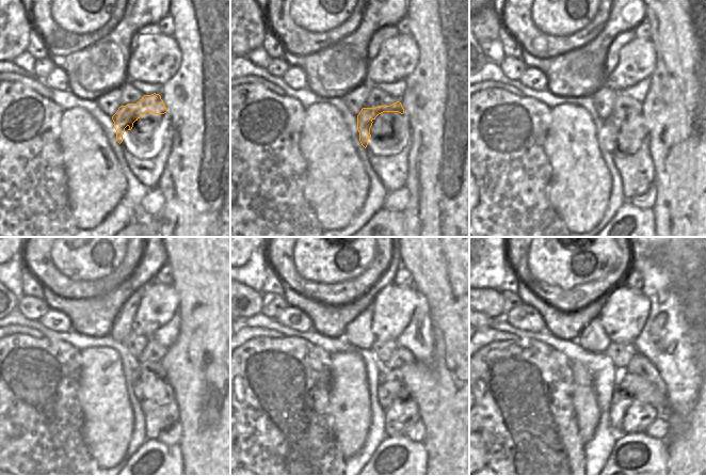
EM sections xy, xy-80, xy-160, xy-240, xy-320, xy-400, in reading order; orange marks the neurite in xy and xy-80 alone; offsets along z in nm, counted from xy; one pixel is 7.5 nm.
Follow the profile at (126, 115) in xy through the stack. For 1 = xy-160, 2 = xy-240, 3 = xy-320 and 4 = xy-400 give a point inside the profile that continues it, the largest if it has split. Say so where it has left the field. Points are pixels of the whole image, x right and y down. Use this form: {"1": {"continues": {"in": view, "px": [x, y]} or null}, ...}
{"1": {"continues": {"in": "xy-160", "px": [611, 125]}}, "2": {"continues": {"in": "xy-240", "px": [141, 392]}}, "3": {"continues": {"in": "xy-320", "px": [385, 397]}}, "4": {"continues": {"in": "xy-400", "px": [621, 401]}}}

